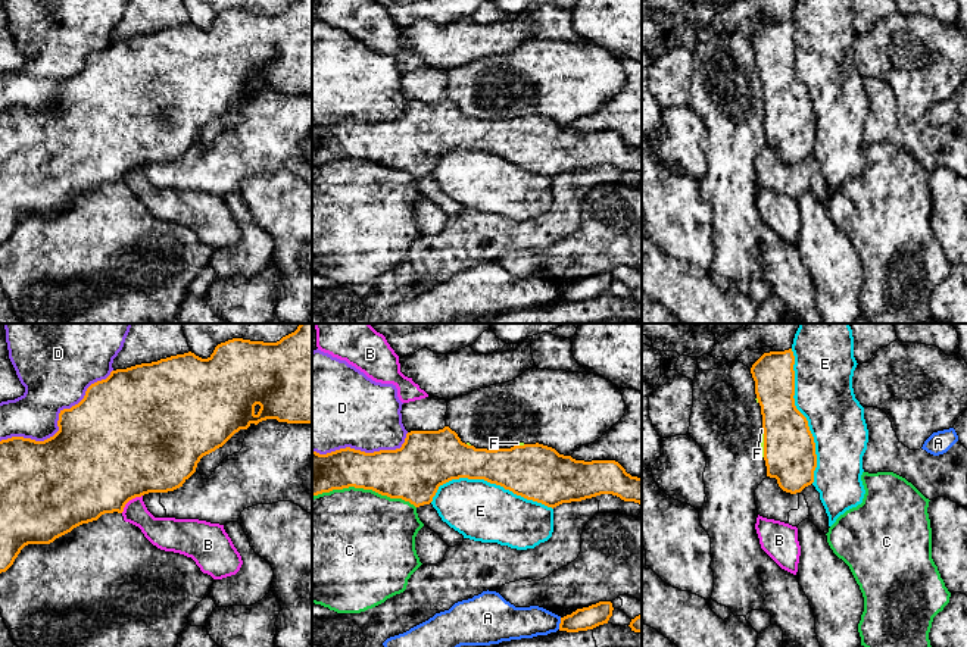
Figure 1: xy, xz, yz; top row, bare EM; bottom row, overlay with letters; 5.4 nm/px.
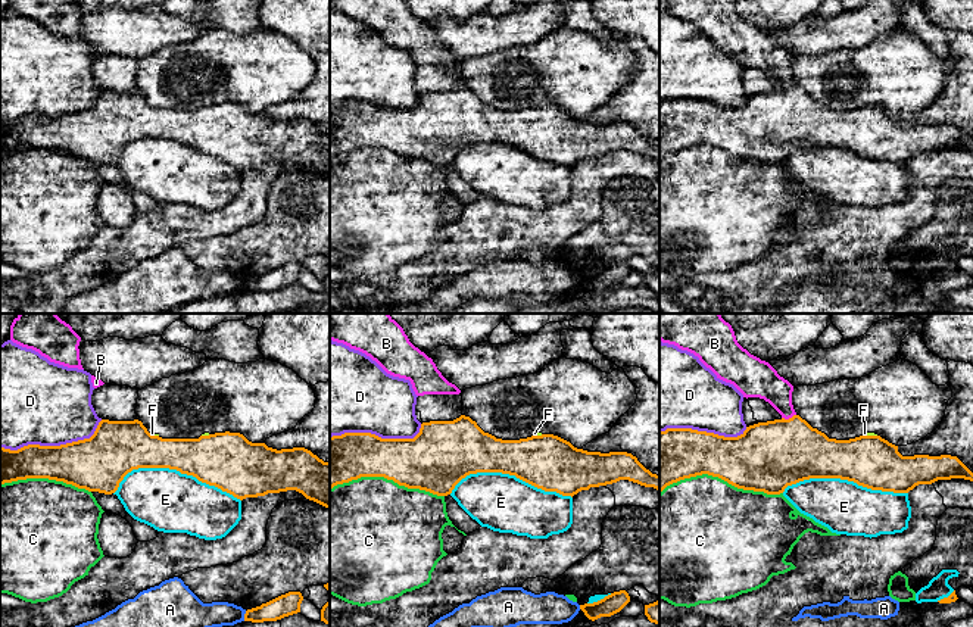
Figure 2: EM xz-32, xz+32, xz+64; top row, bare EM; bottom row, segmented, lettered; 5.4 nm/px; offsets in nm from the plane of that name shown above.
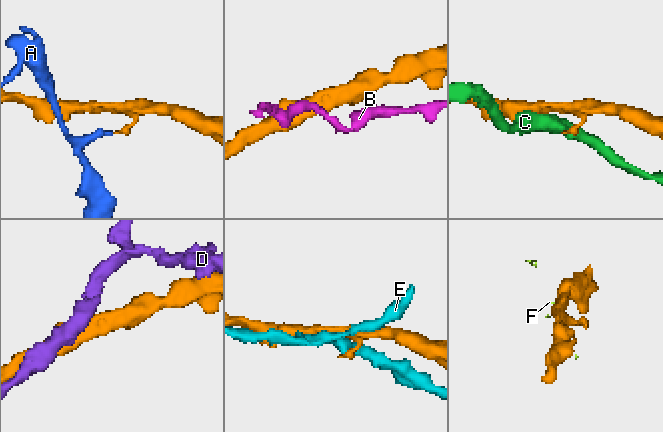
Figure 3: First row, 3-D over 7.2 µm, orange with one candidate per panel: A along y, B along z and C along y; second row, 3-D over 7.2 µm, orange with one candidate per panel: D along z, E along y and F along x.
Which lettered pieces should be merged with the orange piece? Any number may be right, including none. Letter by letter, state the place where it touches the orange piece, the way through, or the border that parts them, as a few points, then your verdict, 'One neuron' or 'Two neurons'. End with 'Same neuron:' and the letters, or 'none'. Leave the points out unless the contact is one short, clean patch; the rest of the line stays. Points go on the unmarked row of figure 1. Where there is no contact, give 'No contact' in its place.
A: Touches orange at xz (560, 294). Boundary: xz (561, 288), (558, 299). Two neurons
B: Touches orange at xy (130, 169). Boundary: xy (142, 165), (131, 169), (121, 183). Two neurons
C: Touches orange at xz (364, 159). Two neurons
D: Touches orange at xy (58, 91). Two neurons
E: Touches orange at yz (804, 87). Two neurons
F: Touches orange at yz (764, 113). Two neurons
Same neuron: none

